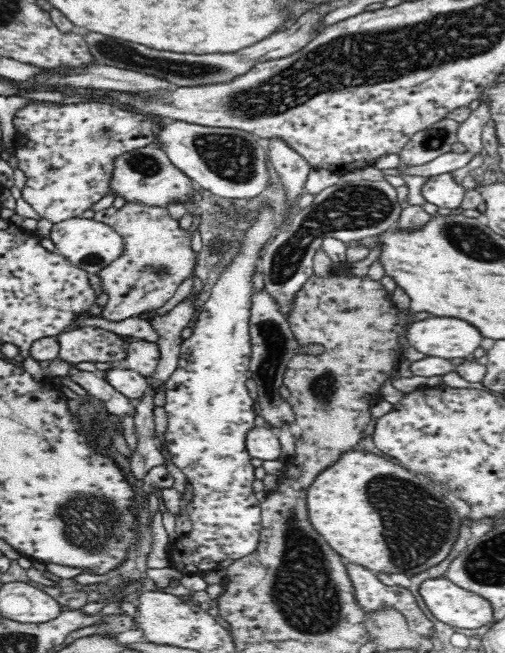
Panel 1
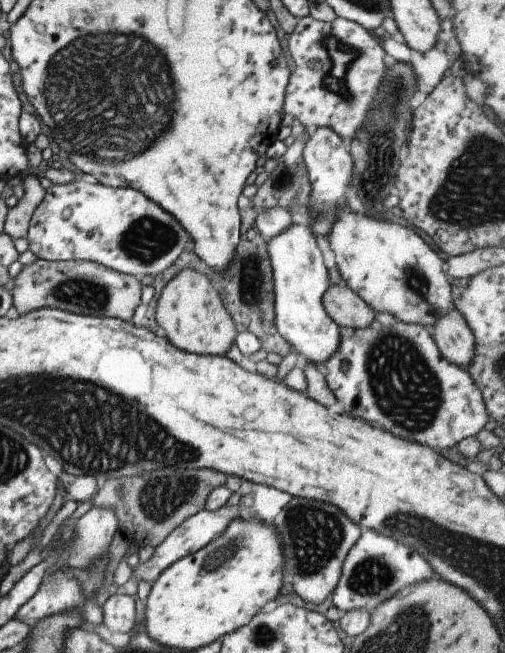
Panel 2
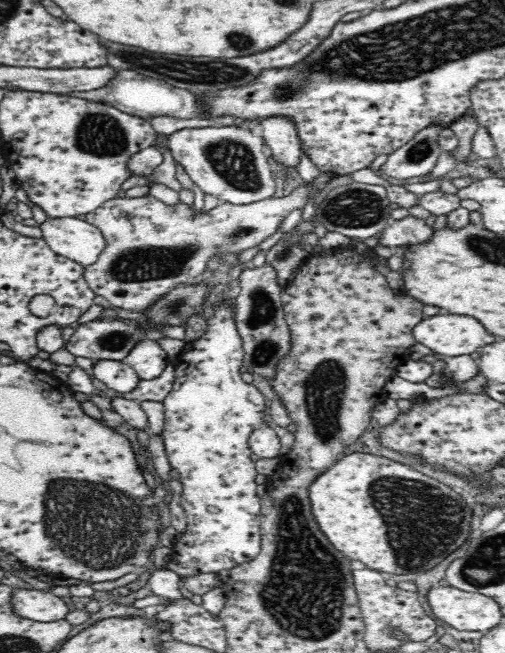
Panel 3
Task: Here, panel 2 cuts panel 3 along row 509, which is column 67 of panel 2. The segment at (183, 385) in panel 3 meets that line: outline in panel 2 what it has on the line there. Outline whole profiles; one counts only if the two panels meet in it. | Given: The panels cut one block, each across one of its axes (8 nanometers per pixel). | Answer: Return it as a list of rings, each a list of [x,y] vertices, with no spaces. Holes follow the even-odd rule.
[[[85,175],[69,184],[54,184],[45,190],[41,202],[31,213],[25,240],[27,250],[37,259],[53,262],[91,261],[141,279],[143,276],[153,278],[161,274],[165,268],[169,268],[185,248],[189,236],[173,220],[173,216],[163,212],[141,192],[125,187],[103,186]]]

